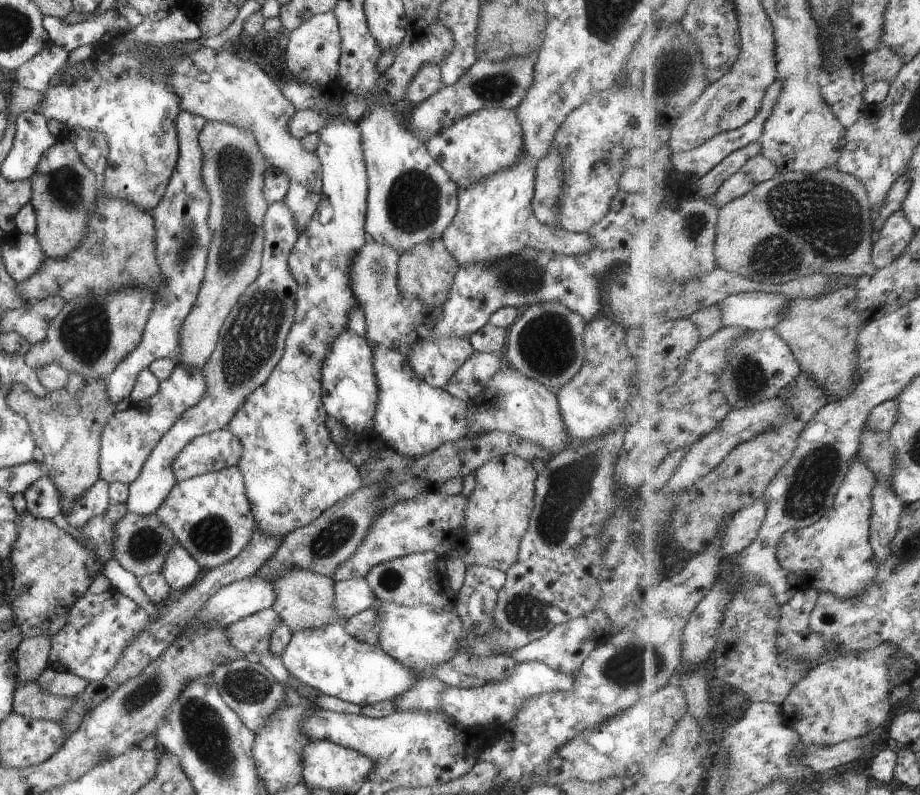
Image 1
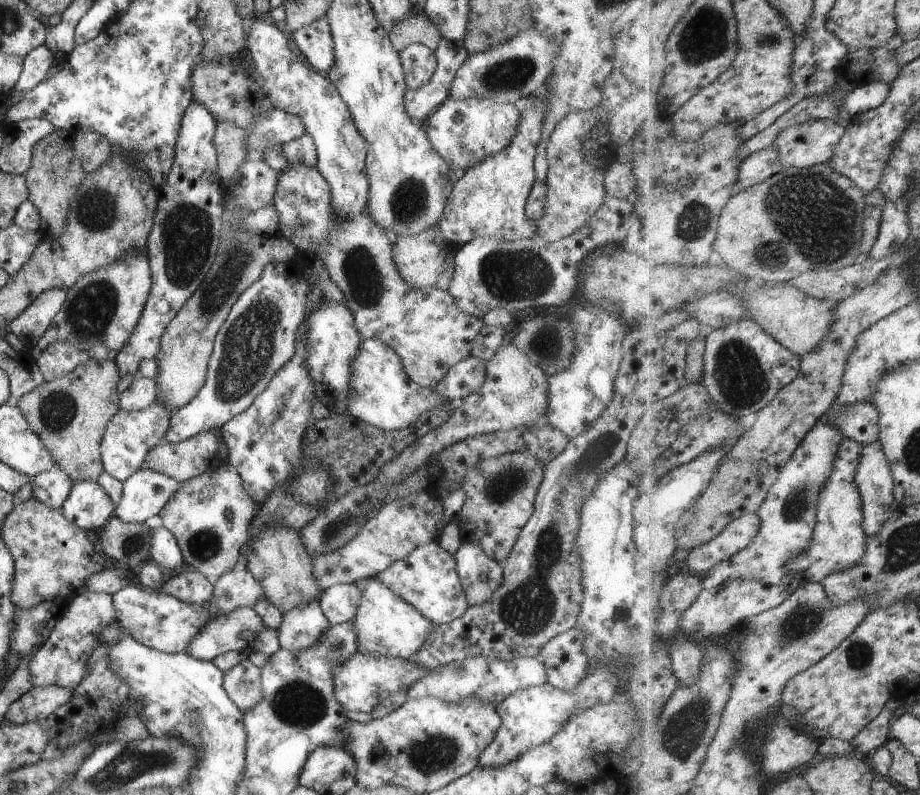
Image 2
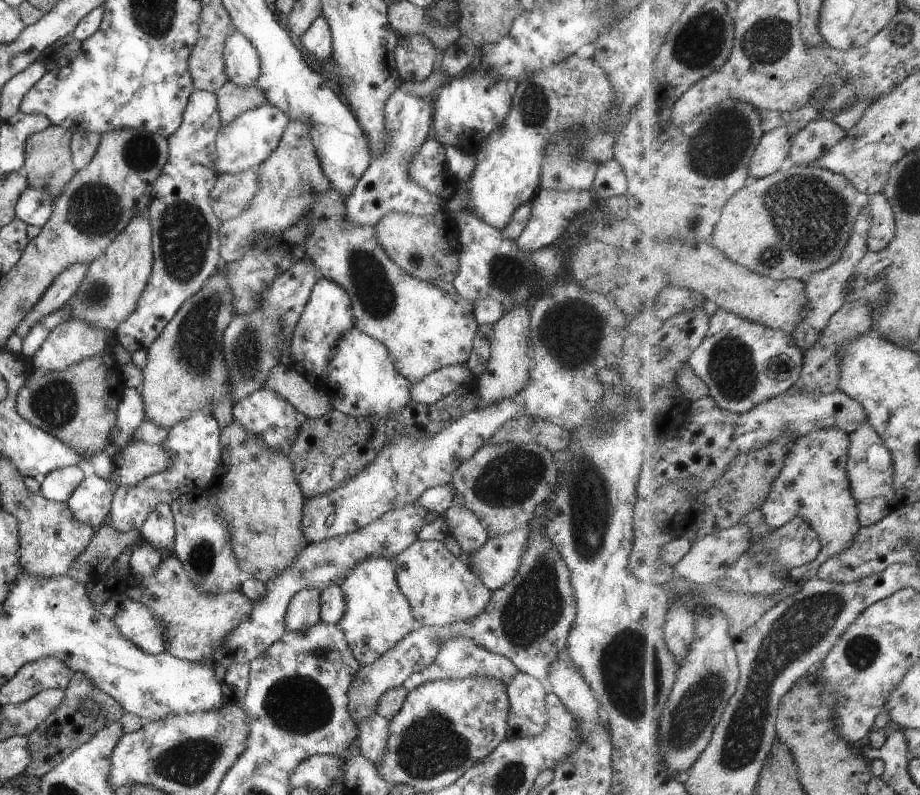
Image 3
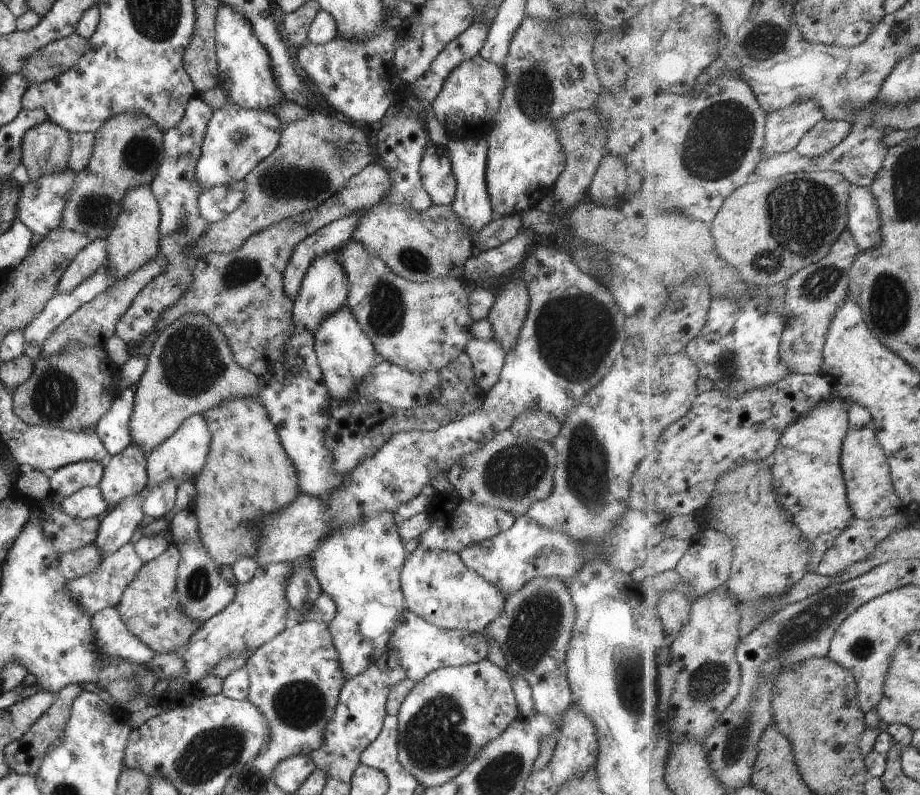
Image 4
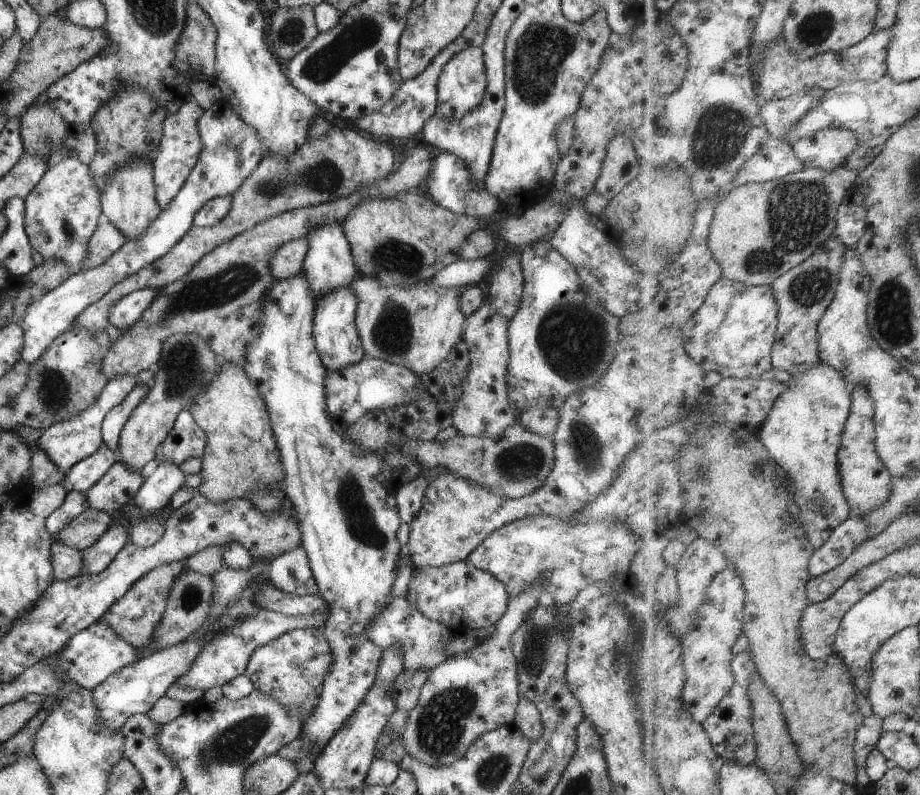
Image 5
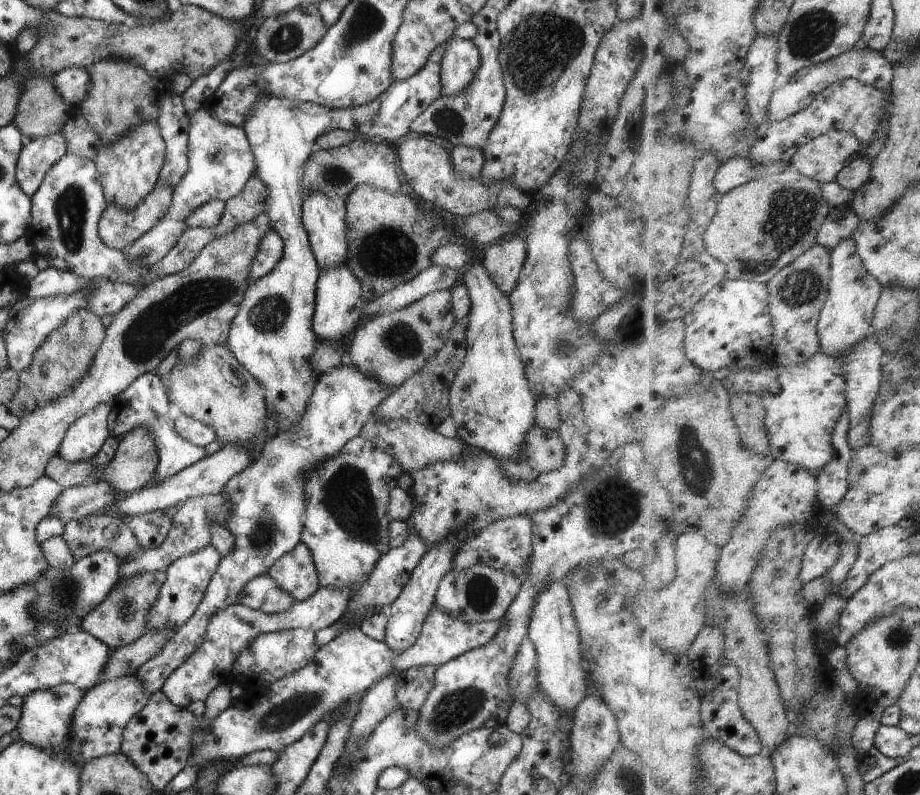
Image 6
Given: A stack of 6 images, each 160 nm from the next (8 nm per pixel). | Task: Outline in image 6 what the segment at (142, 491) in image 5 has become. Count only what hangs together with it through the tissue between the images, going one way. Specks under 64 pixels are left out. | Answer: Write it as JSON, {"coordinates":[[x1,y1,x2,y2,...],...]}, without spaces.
{"coordinates":[[155,373,140,375,132,384,115,396,110,402,111,412,107,416,109,436,121,438,135,426,141,426,149,432,155,444,158,462,155,470,155,479,161,480,180,472,183,468,194,464,205,456,204,448,187,442,181,434,175,432,173,421,168,417,168,400,162,379]]}

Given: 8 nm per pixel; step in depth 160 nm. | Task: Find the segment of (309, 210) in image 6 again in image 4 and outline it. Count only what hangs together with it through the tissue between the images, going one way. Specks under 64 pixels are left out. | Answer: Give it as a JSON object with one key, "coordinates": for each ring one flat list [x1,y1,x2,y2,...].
{"coordinates":[[337,249,329,250,323,256,317,256,305,272,301,287,296,293,292,302,292,324,297,330,307,330,315,332,319,322,327,318,331,312,339,310,343,304,346,304,349,280,346,278,345,270,341,268,341,262,337,260]]}

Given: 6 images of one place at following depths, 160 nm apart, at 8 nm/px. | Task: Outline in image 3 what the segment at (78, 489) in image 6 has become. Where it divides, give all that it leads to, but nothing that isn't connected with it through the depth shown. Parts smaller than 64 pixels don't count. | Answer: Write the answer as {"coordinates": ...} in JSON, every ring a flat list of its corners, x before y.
{"coordinates":[[133,441,127,443,117,454,110,457,113,486,131,486,143,477,158,473,172,466,170,452,159,444]]}

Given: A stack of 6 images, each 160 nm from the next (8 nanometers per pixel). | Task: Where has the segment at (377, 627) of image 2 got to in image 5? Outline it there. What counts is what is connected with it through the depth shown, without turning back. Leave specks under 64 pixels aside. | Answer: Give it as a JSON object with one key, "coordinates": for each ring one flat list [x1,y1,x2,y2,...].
{"coordinates":[[303,274,280,281,274,280,260,308,259,332,246,344,246,362,241,367,264,400,283,467,285,498,290,500,298,518,299,546,305,551,318,588,317,594,327,603,329,612,322,627,332,661,329,672,322,682,318,703,302,724,298,736,306,748,306,756,295,762,300,774,312,770,314,760,324,744,351,716,373,684,382,648,369,641,366,628,388,604,397,562,402,554,396,539,400,518,393,491,397,486,382,483,382,477,378,476,382,456,369,451,355,453,350,441,331,428,325,412,326,368,316,351,312,337,314,304,315,298]]}

